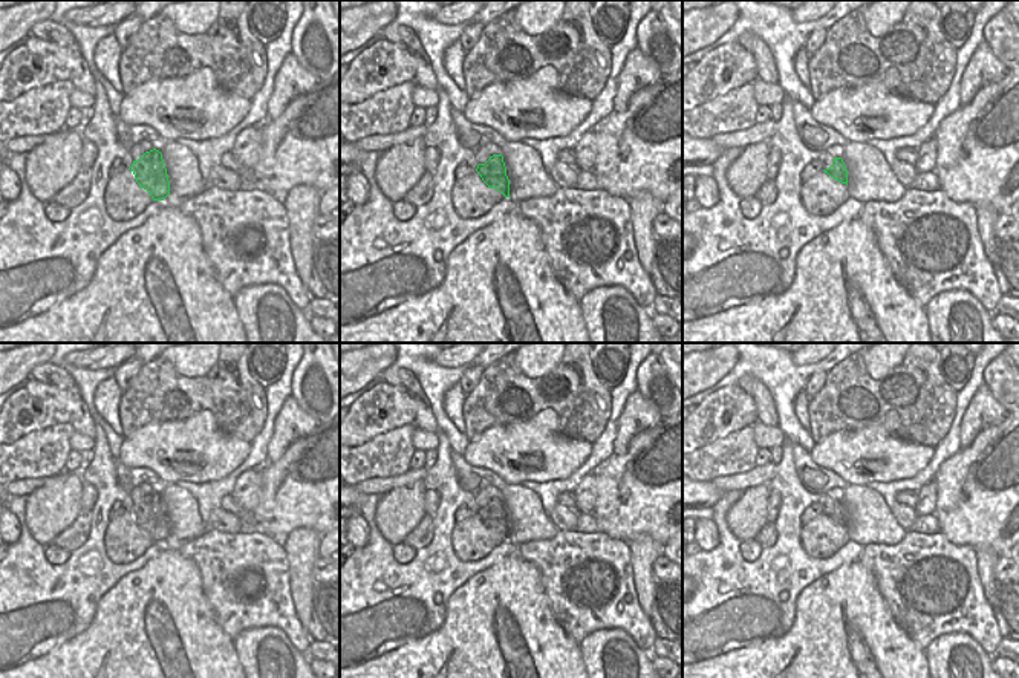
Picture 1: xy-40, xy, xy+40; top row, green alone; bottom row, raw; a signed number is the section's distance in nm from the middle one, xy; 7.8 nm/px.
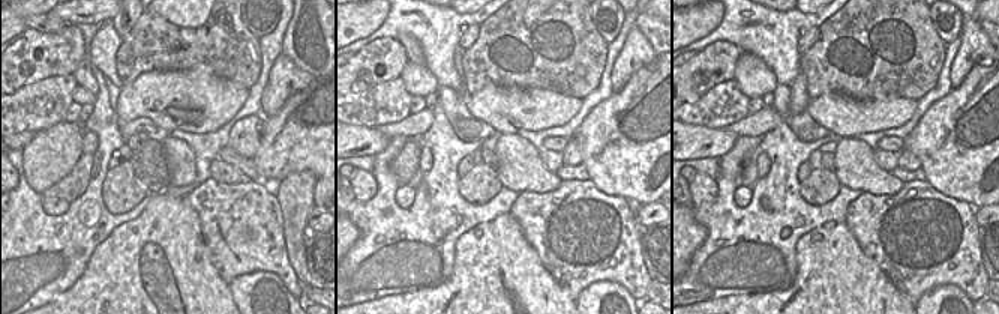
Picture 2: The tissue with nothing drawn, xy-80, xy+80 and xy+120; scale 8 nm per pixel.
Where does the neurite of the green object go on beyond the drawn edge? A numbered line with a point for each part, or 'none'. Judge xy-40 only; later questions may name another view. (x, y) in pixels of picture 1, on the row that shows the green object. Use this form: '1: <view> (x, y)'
1: xy-40 (139, 149)

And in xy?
1: xy (482, 155)

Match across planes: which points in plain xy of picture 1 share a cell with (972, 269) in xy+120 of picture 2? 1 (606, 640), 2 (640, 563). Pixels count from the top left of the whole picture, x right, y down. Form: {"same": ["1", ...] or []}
{"same": []}

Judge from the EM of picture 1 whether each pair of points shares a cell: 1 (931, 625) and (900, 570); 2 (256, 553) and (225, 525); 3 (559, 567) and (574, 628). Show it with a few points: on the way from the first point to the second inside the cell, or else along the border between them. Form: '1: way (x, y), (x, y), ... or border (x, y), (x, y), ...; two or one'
1: way (917, 611), (917, 586), (911, 580); one
2: border (208, 527), (218, 531), (239, 533); two
3: way (560, 582), (562, 593), (574, 605), (574, 612); one

